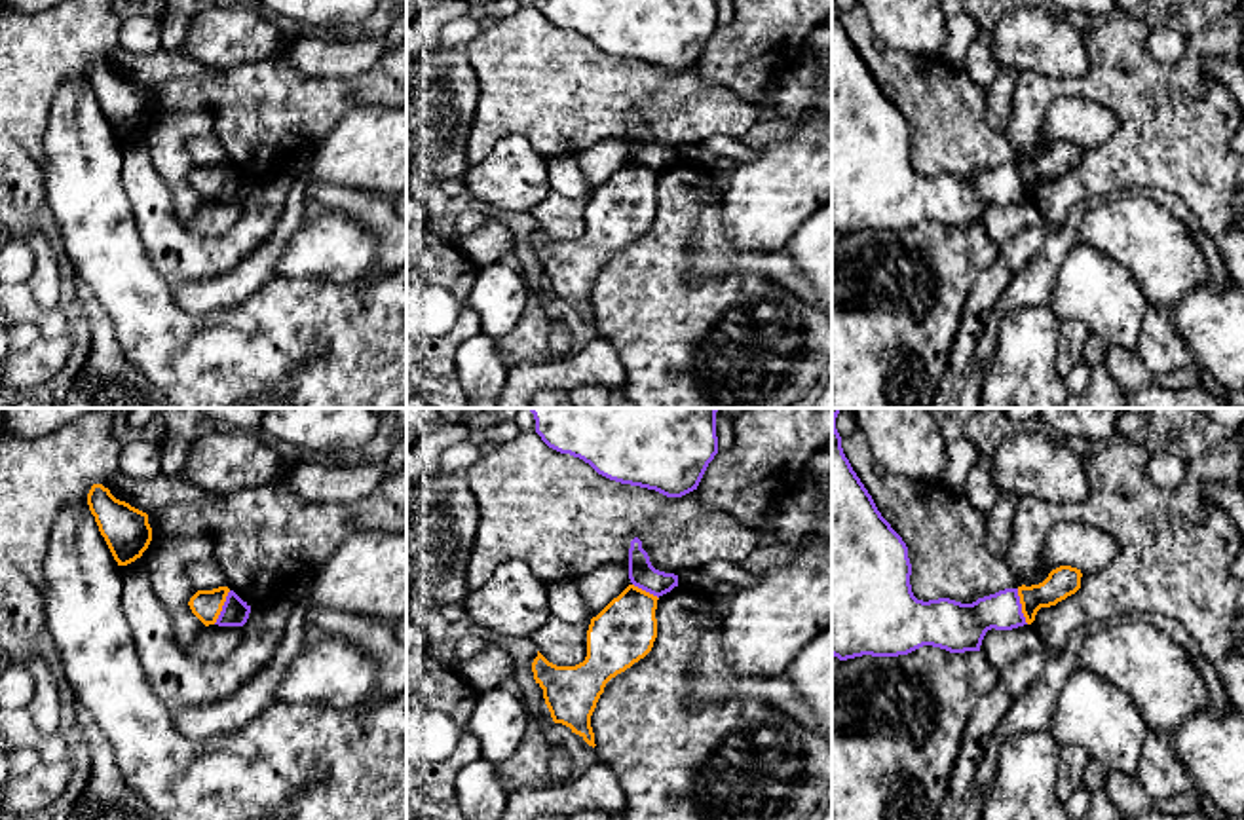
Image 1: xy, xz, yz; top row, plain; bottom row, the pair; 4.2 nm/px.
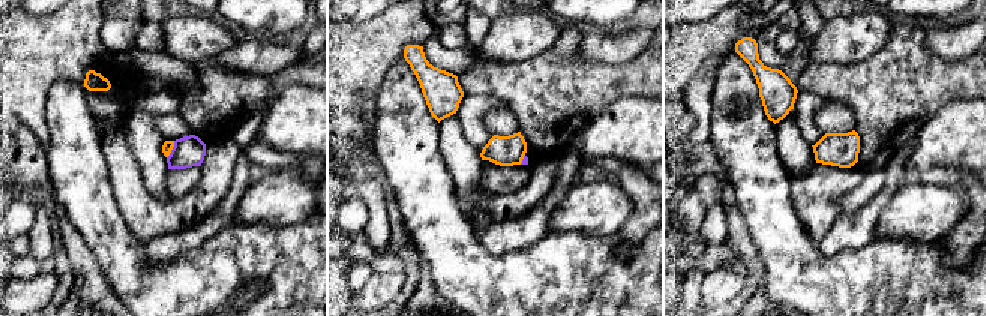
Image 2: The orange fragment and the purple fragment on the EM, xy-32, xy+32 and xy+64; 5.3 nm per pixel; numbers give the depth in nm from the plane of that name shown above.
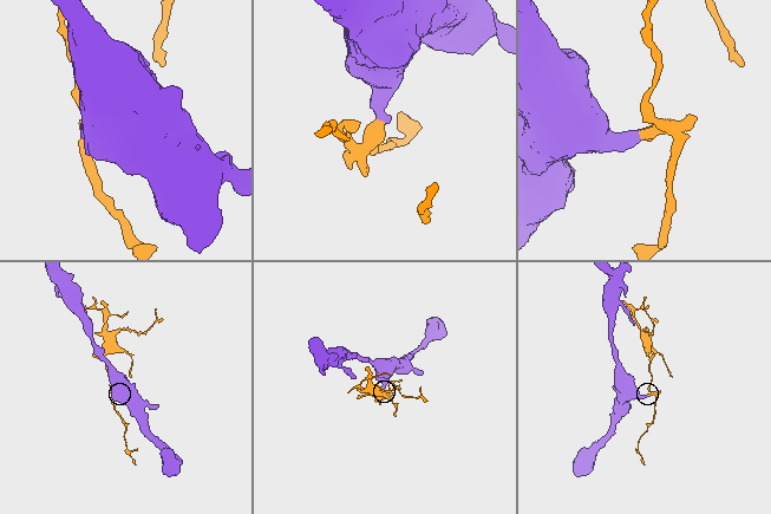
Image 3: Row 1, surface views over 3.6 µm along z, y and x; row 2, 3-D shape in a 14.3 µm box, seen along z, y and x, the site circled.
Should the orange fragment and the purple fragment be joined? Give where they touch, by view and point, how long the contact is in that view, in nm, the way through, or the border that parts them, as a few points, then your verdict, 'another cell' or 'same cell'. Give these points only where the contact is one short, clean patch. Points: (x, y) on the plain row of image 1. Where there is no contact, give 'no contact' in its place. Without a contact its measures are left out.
yz (1022, 181) | 160 nm | along yz (1017, 164), (1020, 186), (1028, 198) | another cell

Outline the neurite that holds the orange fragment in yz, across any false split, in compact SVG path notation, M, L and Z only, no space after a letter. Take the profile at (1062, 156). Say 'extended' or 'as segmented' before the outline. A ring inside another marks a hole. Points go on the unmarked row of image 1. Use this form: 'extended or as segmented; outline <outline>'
as segmented; outline M1060 140L1048 148L1048 152L1031 161L1018 161L1022 188L1026 197L1031 199L1041 182L1056 180L1081 163L1081 144L1071 140Z

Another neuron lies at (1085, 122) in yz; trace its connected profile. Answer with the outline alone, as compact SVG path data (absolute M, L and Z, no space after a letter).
M1083 97L1056 99L1045 118L1041 139L1045 144L1071 140L1081 146L1103 144L1117 129L1111 110Z

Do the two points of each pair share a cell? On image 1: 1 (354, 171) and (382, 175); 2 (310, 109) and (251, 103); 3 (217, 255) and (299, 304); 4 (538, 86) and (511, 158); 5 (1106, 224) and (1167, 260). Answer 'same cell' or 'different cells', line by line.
1: same cell
2: same cell
3: different cells
4: different cells
5: same cell

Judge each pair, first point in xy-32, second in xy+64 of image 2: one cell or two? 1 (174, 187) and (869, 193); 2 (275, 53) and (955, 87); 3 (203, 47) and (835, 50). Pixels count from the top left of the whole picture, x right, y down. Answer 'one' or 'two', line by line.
1: two
2: two
3: one

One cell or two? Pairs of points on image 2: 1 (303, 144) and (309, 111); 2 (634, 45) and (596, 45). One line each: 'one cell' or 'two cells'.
1: one cell
2: one cell

